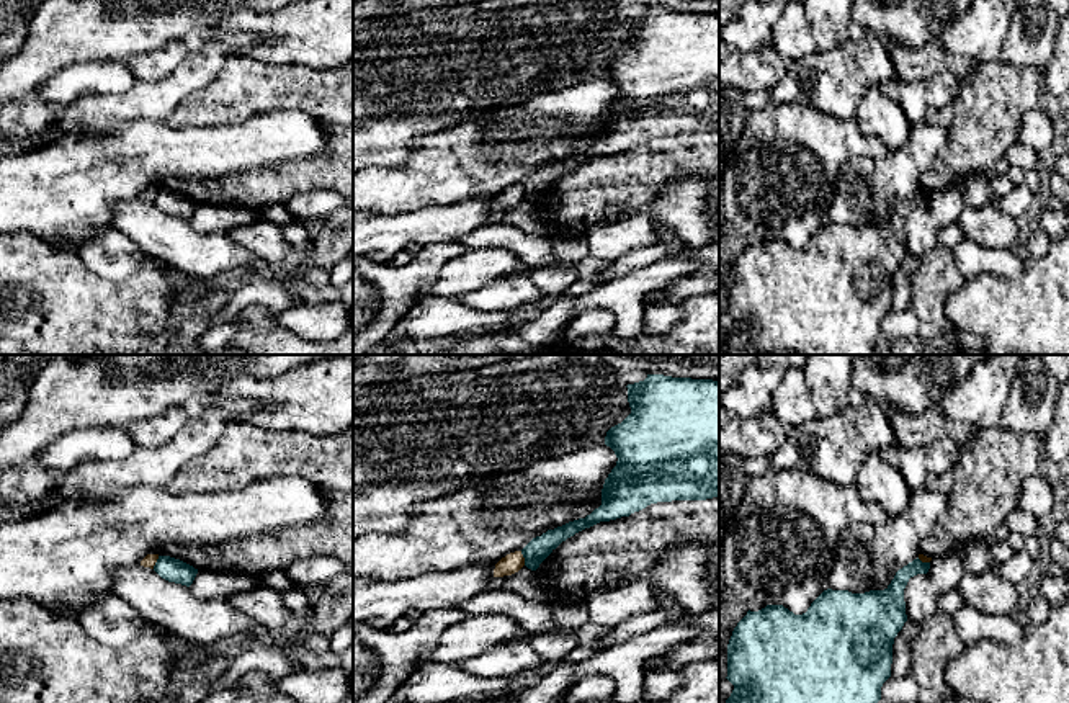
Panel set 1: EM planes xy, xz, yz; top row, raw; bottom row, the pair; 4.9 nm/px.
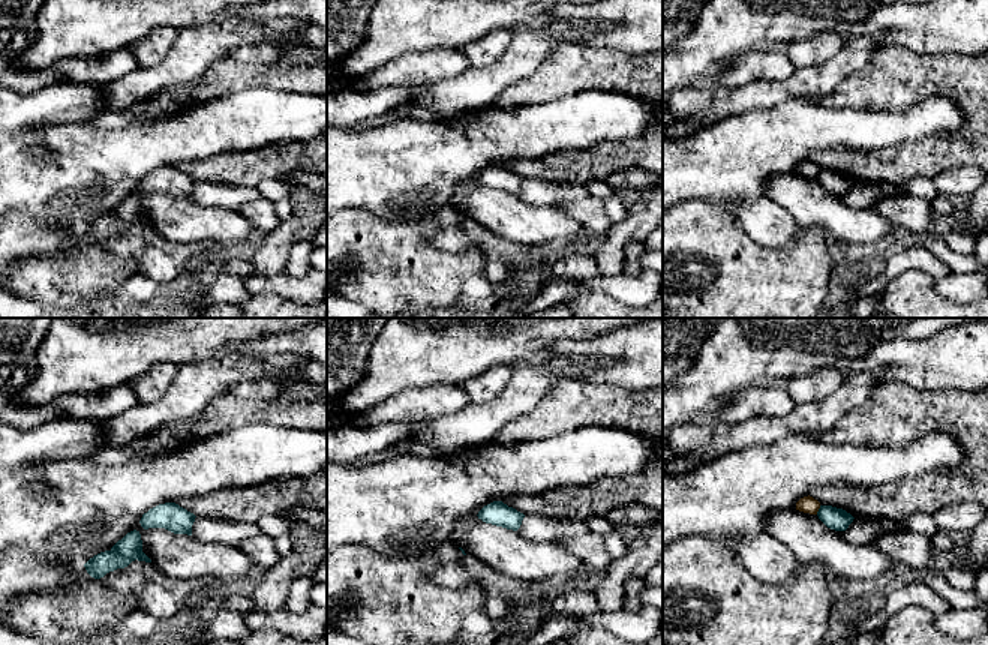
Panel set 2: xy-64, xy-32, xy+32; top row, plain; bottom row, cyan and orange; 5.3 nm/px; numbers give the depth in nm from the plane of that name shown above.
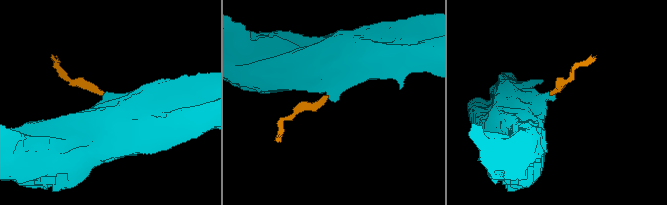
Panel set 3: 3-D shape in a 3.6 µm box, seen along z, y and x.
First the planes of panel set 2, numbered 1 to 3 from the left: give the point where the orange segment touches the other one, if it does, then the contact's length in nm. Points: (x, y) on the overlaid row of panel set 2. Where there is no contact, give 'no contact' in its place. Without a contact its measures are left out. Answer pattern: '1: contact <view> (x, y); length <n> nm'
1: no contact
2: no contact
3: contact xy+32 (819, 510); length 50 nm

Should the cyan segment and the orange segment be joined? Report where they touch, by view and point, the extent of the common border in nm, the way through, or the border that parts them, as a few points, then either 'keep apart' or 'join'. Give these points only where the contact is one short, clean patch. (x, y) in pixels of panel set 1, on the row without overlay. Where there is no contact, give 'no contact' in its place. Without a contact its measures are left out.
contact xz (523, 190); length 80 nm; border xz (520, 185), (525, 198); keep apart

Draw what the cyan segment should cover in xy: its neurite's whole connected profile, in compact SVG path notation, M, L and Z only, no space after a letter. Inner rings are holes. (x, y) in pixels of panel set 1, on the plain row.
M159 190L154 204L165 214L181 217L190 221L198 208L198 203L193 199L170 191L170 190Z

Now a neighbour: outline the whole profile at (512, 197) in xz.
M515 185L502 191L494 203L494 211L512 209L525 199L521 185Z

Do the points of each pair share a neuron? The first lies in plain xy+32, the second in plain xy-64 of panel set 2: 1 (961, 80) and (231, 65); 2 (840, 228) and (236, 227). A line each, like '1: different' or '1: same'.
1: same
2: same

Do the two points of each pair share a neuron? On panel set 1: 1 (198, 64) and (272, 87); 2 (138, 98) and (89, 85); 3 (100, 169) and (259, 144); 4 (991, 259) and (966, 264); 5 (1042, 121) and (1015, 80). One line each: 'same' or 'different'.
1: different
2: different
3: same
4: same
5: different

